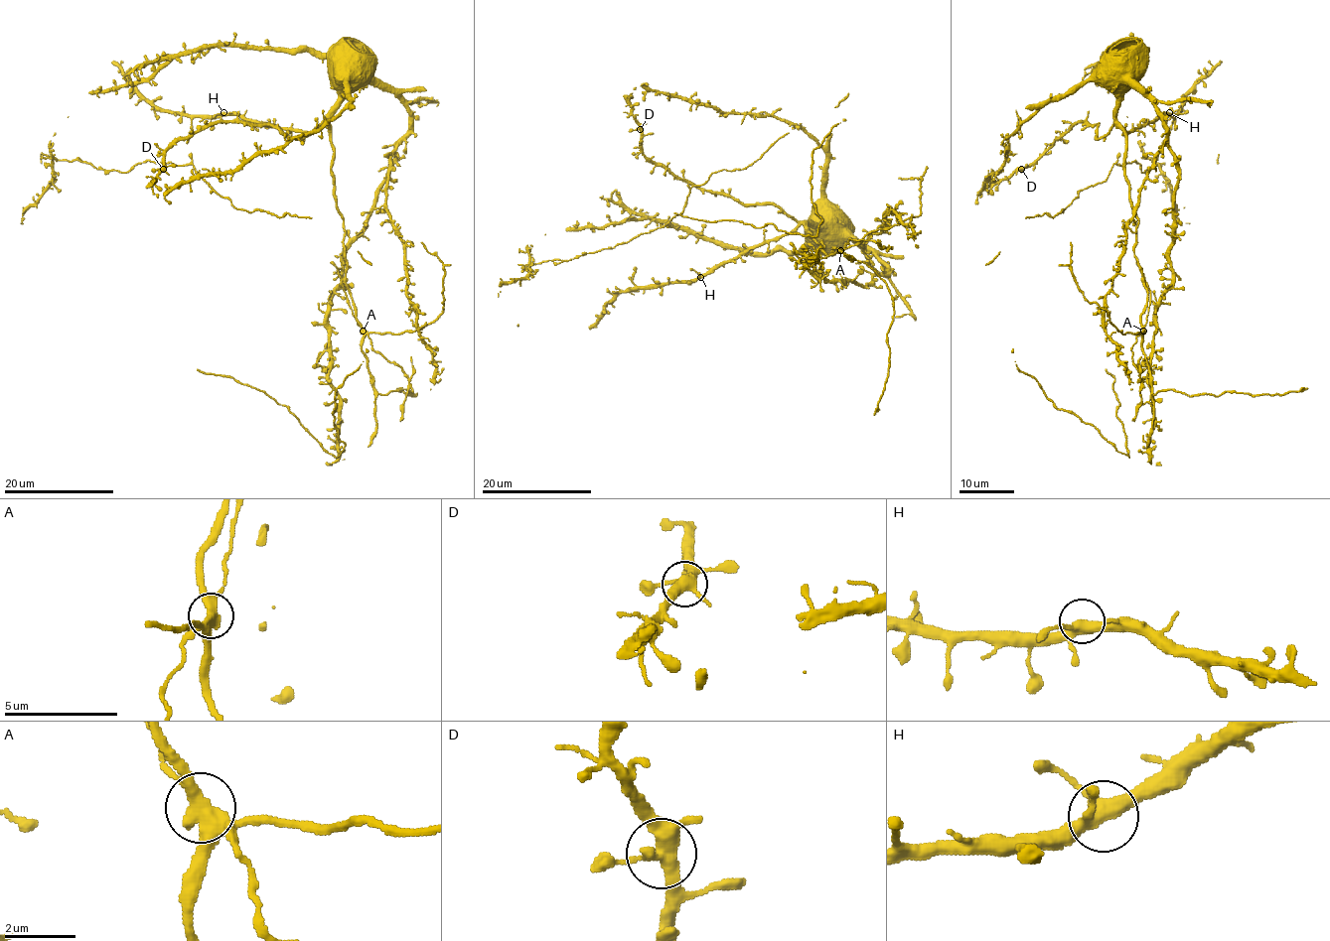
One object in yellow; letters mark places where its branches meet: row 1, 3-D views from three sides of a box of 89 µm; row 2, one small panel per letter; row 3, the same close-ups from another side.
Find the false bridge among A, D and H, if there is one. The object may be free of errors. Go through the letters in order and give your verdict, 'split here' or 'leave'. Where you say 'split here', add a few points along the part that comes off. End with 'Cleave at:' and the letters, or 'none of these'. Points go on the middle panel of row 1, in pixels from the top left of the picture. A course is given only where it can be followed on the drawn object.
A: split here; foreign part runs (839, 251), (849, 239), (874, 239), (885, 248), (881, 248), (877, 239)
D: leave
H: leave
Cleave at: A

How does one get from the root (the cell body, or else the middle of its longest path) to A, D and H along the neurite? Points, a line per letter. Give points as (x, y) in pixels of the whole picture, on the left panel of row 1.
A: (289, 49), (320, 52), (338, 86), (330, 118), (331, 176), (345, 228), (346, 286), (363, 330)
D: (289, 49), (320, 52), (338, 86), (338, 105), (312, 132), (213, 122), (178, 139), (163, 169)
H: (289, 49), (317, 51), (331, 62), (338, 105), (314, 129), (285, 130), (223, 112)

